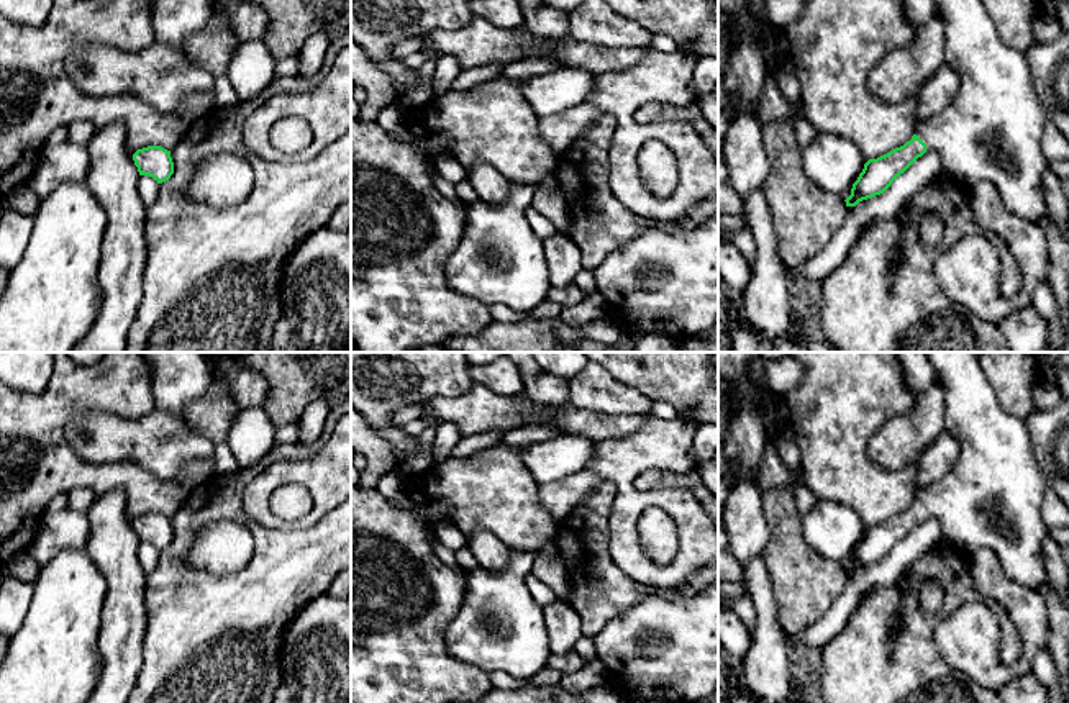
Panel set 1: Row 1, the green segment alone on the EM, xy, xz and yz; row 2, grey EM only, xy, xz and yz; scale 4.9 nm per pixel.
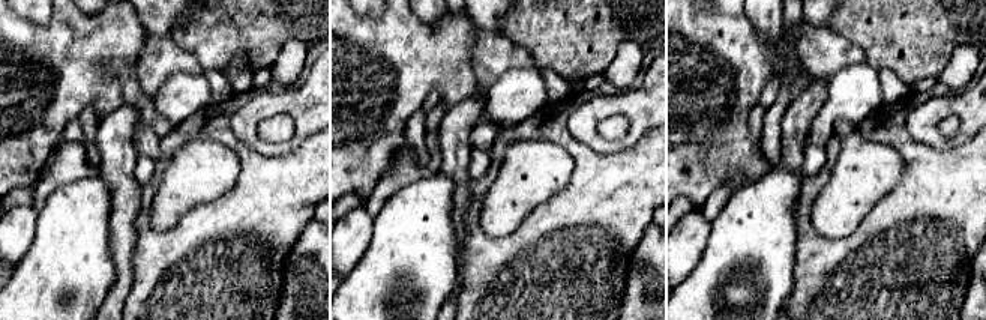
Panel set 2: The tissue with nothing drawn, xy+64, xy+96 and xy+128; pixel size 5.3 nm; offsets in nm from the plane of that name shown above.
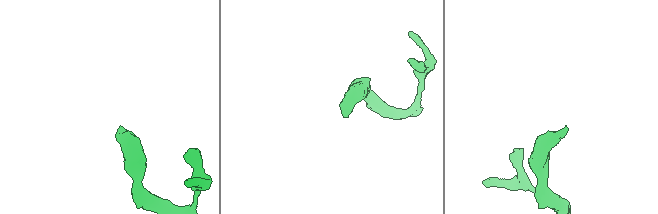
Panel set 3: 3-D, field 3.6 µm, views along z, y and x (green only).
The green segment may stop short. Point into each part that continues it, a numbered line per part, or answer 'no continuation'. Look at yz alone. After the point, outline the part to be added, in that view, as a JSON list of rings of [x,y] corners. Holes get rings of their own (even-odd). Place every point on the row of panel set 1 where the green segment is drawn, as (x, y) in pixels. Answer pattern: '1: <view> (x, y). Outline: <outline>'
1: yz (991, 133). Outline: [[[933,0],[944,26],[944,64],[959,77],[959,90],[939,115],[917,126],[915,134],[941,157],[941,172],[966,185],[990,184],[1003,206],[1035,225],[1049,215],[1041,151],[1046,107],[1035,93],[1025,51],[1007,46],[982,0]]]

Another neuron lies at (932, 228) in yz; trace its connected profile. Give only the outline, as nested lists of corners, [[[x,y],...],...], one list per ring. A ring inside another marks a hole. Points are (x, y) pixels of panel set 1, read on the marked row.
[[[928,211],[920,225],[923,246],[936,246],[943,239],[944,223],[936,211]]]

